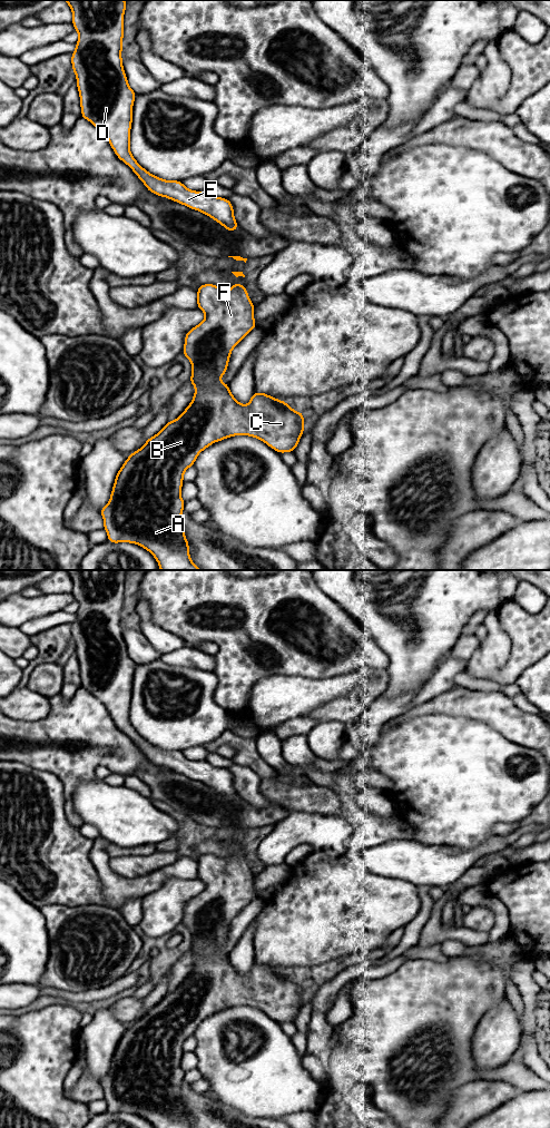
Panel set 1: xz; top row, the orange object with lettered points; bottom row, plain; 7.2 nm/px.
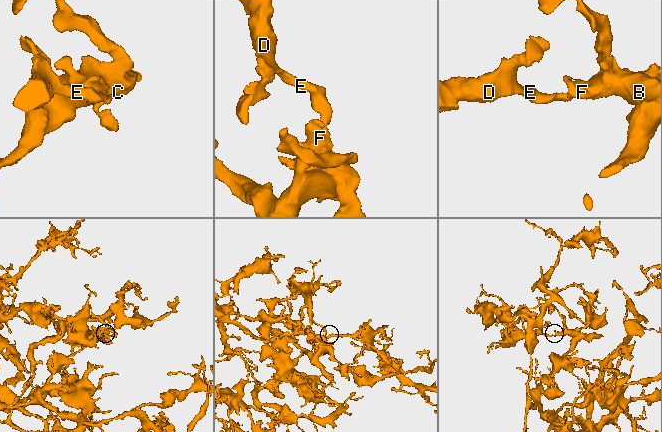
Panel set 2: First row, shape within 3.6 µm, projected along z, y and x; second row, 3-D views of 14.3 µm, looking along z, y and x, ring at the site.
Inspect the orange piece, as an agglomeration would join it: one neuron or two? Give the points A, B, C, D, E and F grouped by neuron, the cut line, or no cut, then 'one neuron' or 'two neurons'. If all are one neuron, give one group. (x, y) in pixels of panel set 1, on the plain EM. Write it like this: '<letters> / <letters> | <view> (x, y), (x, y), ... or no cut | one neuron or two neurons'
A B C D E F | no cut | one neuron

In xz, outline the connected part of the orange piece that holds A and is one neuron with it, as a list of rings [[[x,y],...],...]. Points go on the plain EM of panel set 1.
[[[235,853],[227,862],[214,854],[199,855],[197,877],[205,883],[205,889],[186,903],[183,920],[183,925],[191,932],[189,952],[196,959],[193,970],[176,990],[168,991],[157,1004],[149,1008],[139,1020],[127,1028],[116,1046],[109,1072],[100,1080],[109,1112],[136,1114],[155,1128],[190,1128],[188,1110],[181,1096],[185,1071],[181,1069],[180,1062],[185,1041],[194,1036],[203,1020],[229,1007],[249,1006],[265,1012],[278,1023],[293,1022],[304,1003],[304,983],[294,981],[285,971],[265,963],[254,962],[249,973],[243,975],[230,963],[228,953],[219,951],[227,941],[233,919],[256,898],[255,875],[249,871],[246,857]]]

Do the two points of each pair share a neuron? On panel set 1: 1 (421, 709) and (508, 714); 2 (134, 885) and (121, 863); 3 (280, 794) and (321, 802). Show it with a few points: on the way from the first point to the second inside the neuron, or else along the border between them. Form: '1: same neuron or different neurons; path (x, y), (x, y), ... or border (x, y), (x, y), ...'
1: same neuron; path (442, 706), (487, 706)
2: different neurons; border (108, 862), (121, 876), (141, 876), (155, 871)
3: same neuron; path (290, 797), (311, 798)

